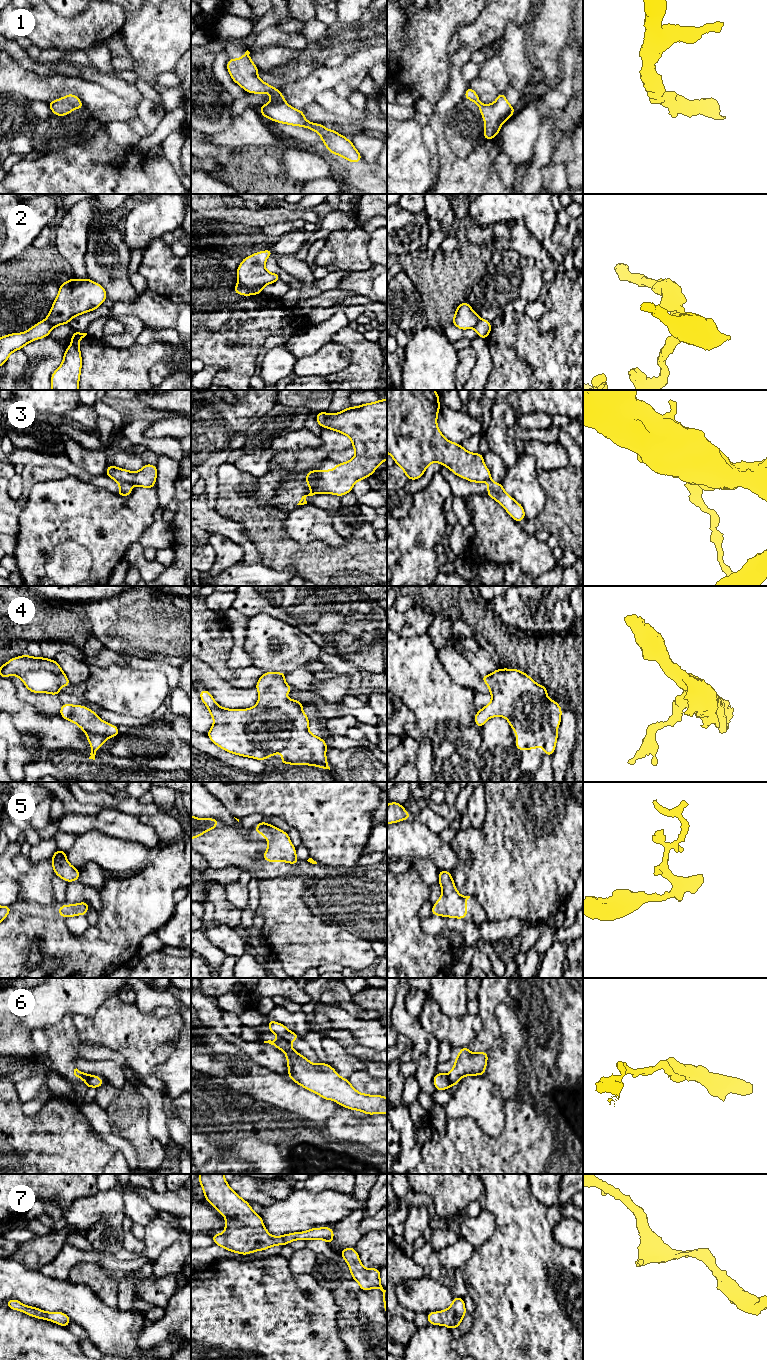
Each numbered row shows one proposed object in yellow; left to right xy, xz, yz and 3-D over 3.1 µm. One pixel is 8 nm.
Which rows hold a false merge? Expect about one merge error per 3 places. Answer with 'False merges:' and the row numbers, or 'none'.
False merges: 2, 3, 6

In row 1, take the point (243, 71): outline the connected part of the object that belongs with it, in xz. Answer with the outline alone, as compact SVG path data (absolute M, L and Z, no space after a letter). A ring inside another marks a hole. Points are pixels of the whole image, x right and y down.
M250 52L238 59L229 59L227 69L233 81L249 93L270 94L272 99L259 108L265 118L278 123L302 126L311 129L321 136L321 140L332 154L342 156L347 161L357 163L362 156L353 143L345 136L338 134L333 129L328 130L323 124L315 124L305 119L303 110L296 110L288 105L280 90L263 82L257 75L258 68L250 59Z

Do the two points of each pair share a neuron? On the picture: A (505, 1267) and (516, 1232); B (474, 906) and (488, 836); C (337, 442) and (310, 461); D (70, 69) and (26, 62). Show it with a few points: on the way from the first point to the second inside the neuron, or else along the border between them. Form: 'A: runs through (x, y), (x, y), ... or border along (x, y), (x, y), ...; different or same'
A: runs through (514, 1258), (516, 1256), (516, 1241); same
B: border along (470, 895), (476, 898), (488, 918); different
C: runs through (330, 444), (317, 455); same
D: runs through (59, 67), (37, 67); same

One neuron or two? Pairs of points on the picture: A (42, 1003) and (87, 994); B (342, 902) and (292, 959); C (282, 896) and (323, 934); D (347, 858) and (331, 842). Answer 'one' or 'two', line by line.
A: one
B: two
C: one
D: one

